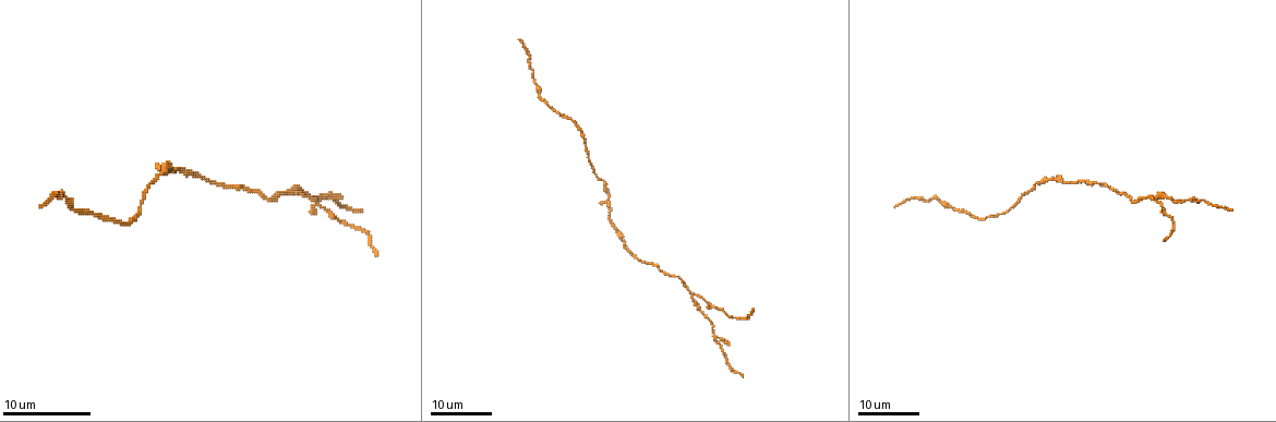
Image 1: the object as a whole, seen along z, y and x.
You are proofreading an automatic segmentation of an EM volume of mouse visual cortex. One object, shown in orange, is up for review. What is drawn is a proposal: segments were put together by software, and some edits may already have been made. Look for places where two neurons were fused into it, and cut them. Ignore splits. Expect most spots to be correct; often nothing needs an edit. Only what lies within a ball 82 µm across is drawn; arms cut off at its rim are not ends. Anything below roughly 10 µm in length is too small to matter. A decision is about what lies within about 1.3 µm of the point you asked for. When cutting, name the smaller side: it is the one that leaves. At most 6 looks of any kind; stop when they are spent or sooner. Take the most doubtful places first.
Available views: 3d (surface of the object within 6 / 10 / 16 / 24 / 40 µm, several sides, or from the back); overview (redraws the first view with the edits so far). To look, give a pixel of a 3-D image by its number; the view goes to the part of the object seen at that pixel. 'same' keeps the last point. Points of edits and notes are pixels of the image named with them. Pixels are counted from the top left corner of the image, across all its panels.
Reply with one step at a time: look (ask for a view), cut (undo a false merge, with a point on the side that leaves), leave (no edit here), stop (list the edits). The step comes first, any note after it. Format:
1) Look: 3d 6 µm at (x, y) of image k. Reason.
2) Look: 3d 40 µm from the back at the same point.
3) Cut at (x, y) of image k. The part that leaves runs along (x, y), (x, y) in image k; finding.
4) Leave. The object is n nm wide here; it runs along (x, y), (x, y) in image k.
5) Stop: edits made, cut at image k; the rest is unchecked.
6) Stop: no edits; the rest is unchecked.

Look: 3d 24 µm at (692, 296) of image 1. Side arm on a straight run.

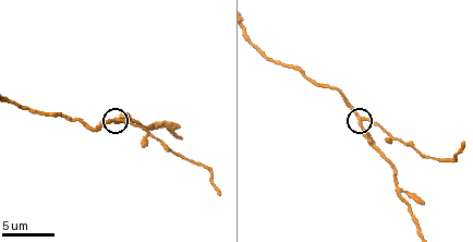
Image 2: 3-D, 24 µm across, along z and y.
Look: 3d 10 µm at (360, 117) of image 2.

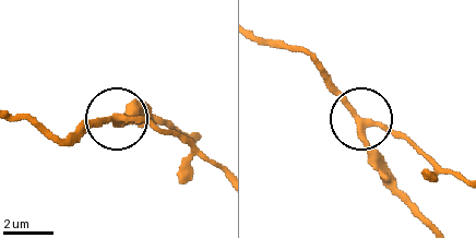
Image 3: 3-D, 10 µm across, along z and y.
Leave. The object is 250 nm wide here; continuous, no second neuron.

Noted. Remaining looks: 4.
Look: 3d 10 µm at (403, 199) of image 2. Three arms meet.

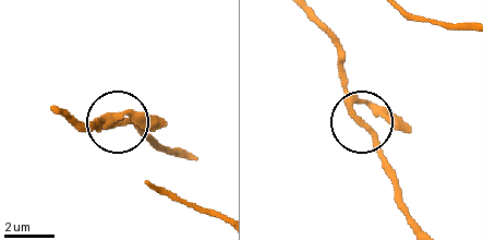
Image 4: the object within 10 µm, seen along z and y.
Leave. The object is 240 nm wide here; it runs along (315, 22), (336, 46), (348, 109), (394, 169) in image 4; one neuron here.

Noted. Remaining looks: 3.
Look: 3d 16 µm at (568, 117) of image 1. Calibre changes.

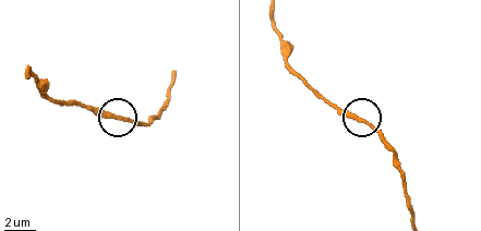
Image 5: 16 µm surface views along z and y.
Look: 3d 10 µm at (362, 122) of image 5.

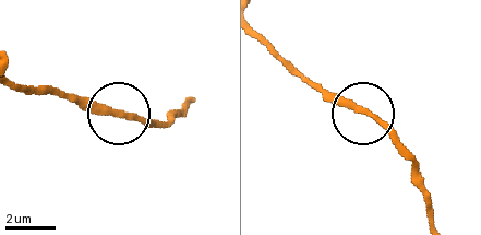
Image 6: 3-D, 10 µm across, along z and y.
Leave. The object is 260 nm wide here; it runs along (189, 101), (168, 119), (137, 121), (51, 96) in image 6; one neuron here.

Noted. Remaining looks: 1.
Stop: no edits; the rest is unchecked.

